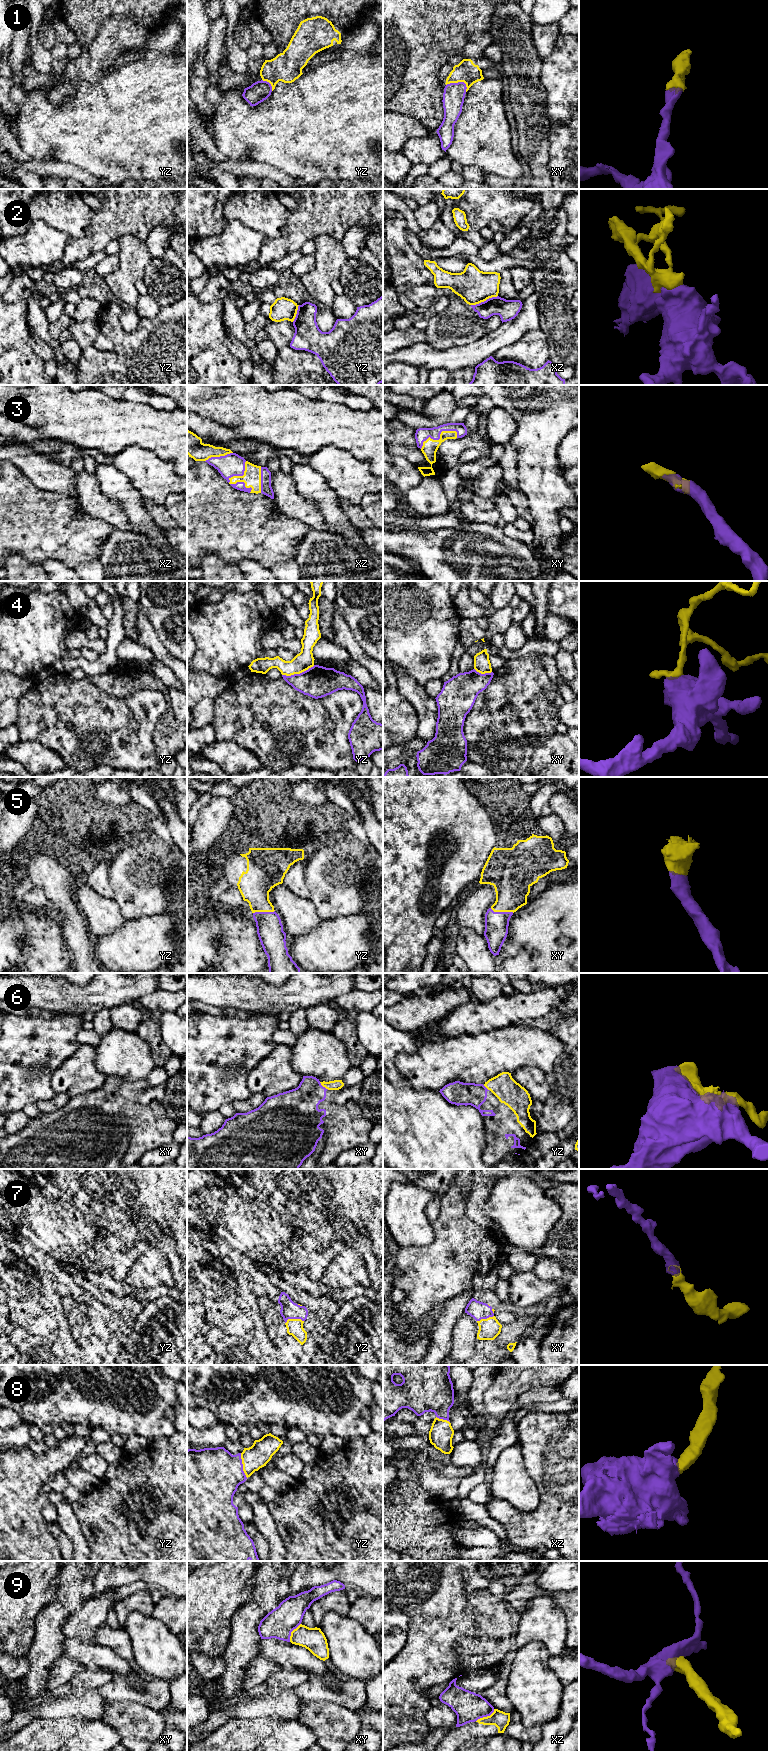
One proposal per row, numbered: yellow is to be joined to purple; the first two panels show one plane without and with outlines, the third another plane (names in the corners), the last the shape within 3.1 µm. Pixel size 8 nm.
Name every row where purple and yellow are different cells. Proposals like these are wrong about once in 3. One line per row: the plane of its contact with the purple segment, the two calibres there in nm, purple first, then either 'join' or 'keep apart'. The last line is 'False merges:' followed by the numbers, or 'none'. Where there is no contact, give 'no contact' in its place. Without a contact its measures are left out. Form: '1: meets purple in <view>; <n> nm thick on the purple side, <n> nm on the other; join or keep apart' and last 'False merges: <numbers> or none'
1: meets purple in xy; 180 nm thick on the purple side, 180 nm on the other; join
2: meets purple in xz; 160 nm thick on the purple side, 280 nm on the other; keep apart
3: meets purple in xz; 180 nm thick on the purple side, 140 nm on the other; join
4: meets purple in yz; 260 nm thick on the purple side, 150 nm on the other; keep apart
5: meets purple in xy; 190 nm thick on the purple side, 300 nm on the other; join
6: meets purple in xy; 280 nm thick on the purple side, 80 nm on the other; join
7: meets purple in yz; 140 nm thick on the purple side, 130 nm on the other; join
8: meets purple in yz; 440 nm thick on the purple side, 190 nm on the other; join
9: meets purple in xz; 240 nm thick on the purple side, 140 nm on the other; keep apart
False merges: 2, 4, 9

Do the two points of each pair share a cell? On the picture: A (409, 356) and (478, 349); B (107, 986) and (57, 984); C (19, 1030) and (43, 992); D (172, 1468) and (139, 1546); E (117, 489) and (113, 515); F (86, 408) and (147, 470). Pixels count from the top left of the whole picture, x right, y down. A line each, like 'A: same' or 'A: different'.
A: same
B: same
C: different
D: same
E: different
F: different

